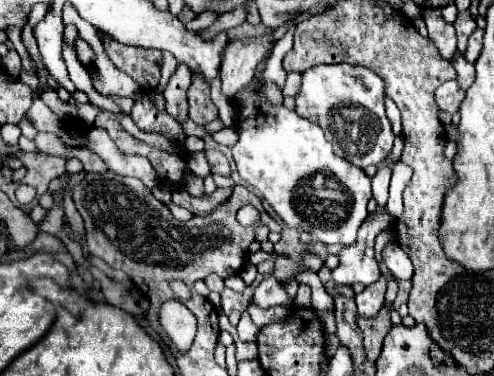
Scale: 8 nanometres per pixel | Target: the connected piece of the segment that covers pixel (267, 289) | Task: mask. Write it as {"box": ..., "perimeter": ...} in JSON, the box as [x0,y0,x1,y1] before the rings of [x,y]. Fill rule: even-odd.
{"box":[253,276,293,310],"perimeter":[[[267,276],[255,290],[255,296],[253,296],[253,304],[257,304],[259,308],[267,310],[275,304],[281,304],[281,306],[291,306],[293,300],[283,292],[281,284],[277,282],[275,276]]]}

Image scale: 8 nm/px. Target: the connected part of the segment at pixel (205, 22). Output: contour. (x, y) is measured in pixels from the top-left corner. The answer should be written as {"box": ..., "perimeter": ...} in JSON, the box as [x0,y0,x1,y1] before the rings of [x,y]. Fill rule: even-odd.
{"box":[185,10,219,32],"perimeter":[[[207,10],[207,12],[199,14],[195,20],[187,22],[185,26],[187,26],[189,30],[193,30],[193,32],[201,32],[201,30],[209,28],[209,26],[211,26],[211,24],[213,24],[217,18],[219,18],[219,14],[217,14],[217,12],[211,12],[211,10]]]}

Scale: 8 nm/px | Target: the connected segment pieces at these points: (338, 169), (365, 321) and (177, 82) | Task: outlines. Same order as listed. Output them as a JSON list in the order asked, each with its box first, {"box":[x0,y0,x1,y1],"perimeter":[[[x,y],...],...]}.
[{"box":[233,3,371,248],"perimeter":[[[319,3],[299,15],[289,32],[275,42],[263,72],[235,94],[235,102],[239,102],[239,140],[233,146],[233,160],[239,176],[271,204],[289,228],[295,226],[301,232],[315,236],[319,242],[339,244],[345,248],[355,244],[357,230],[367,218],[371,180],[361,168],[333,152],[331,142],[317,124],[301,118],[295,110],[289,110],[283,104],[273,104],[263,92],[267,84],[277,84],[279,88],[285,86],[285,70],[281,60],[285,52],[293,48],[296,25],[325,9],[324,4]]]},{"box":[357,306,391,360],"perimeter":[[[383,306],[379,310],[377,316],[373,318],[363,318],[363,316],[357,316],[357,326],[361,328],[363,336],[365,336],[365,352],[369,356],[369,360],[375,360],[381,352],[381,344],[383,344],[383,338],[387,336],[387,332],[391,330],[391,308],[389,306]]]},{"box":[163,64,191,122],"perimeter":[[[177,64],[175,74],[169,78],[169,84],[163,92],[167,114],[173,116],[177,122],[187,120],[187,88],[191,84],[191,70],[187,64]]]}]

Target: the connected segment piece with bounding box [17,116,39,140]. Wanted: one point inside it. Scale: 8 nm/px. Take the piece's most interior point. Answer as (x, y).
(27, 127)

